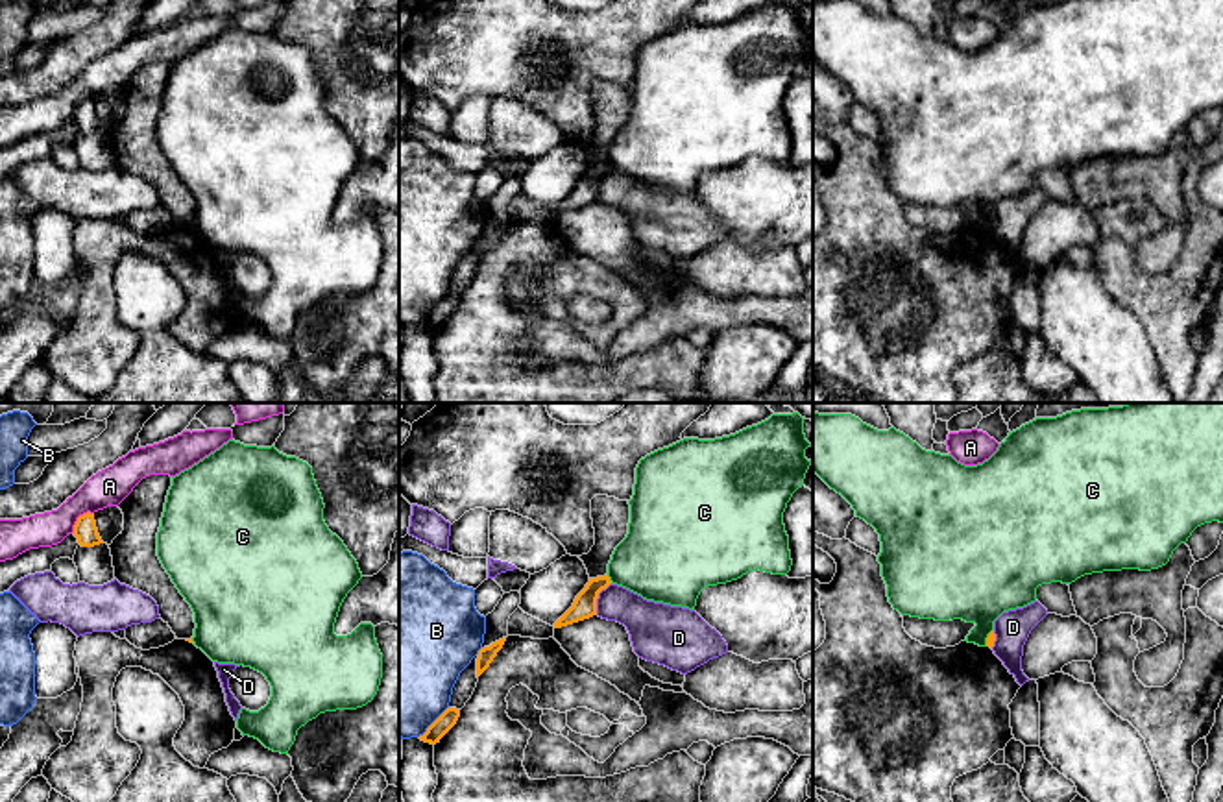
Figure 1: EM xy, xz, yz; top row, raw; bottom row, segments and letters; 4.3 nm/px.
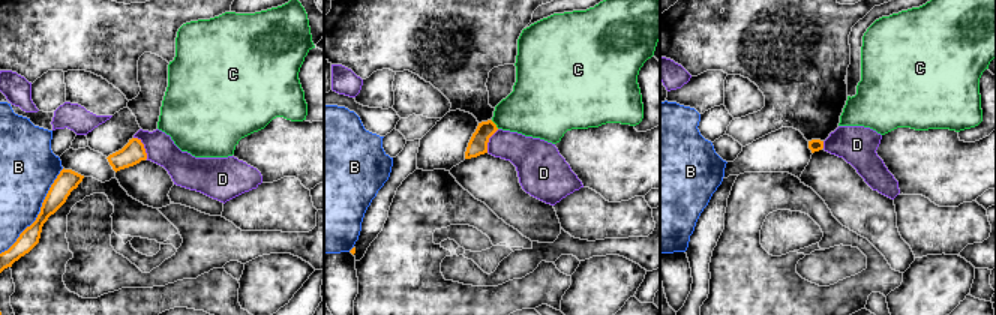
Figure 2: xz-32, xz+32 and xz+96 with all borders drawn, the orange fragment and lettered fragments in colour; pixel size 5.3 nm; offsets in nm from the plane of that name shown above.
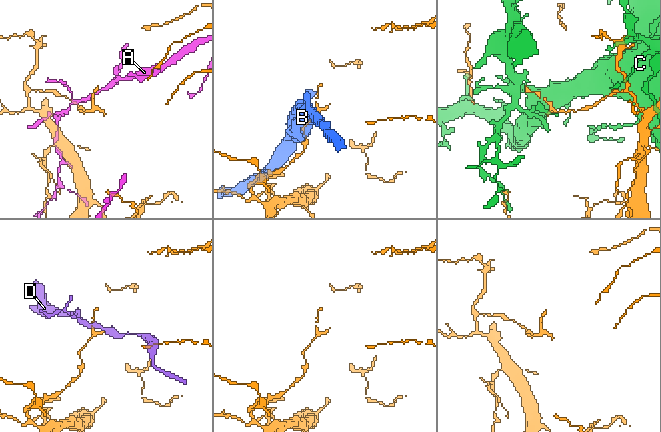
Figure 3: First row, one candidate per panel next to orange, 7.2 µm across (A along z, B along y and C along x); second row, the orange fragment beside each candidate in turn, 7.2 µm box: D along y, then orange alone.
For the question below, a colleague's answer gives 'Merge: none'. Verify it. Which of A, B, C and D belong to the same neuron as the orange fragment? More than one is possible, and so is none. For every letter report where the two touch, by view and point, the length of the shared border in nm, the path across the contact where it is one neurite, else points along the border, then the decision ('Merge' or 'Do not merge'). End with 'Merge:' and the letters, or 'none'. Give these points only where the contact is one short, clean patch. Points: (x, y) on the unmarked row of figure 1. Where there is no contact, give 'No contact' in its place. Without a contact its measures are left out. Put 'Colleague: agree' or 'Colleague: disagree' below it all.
A: Touches orange at xy (78, 104). Shared border 130 nm. Do not merge
B: Touches orange at xz (433, 309). Shared border 190 nm. Do not merge
C: Touches orange at xz (608, 165). Shared border 50 nm. Do not merge
D: Touches orange at xz (597, 183). Shared border 160 nm. Boundary: xz (610, 169), (599, 180), (595, 200). Do not merge
Merge: none
Colleague: agree

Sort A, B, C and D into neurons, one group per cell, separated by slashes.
A / B / C / D

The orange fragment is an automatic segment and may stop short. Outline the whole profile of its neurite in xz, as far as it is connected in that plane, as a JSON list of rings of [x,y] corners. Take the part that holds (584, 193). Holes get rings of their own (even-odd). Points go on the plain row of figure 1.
[[[610,163],[589,164],[586,174],[576,181],[573,192],[554,209],[554,214],[562,214],[597,201],[597,185],[602,176],[612,170]]]

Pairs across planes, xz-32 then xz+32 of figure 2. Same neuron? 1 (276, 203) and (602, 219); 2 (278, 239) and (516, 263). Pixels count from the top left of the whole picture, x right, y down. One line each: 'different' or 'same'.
1: same
2: same

